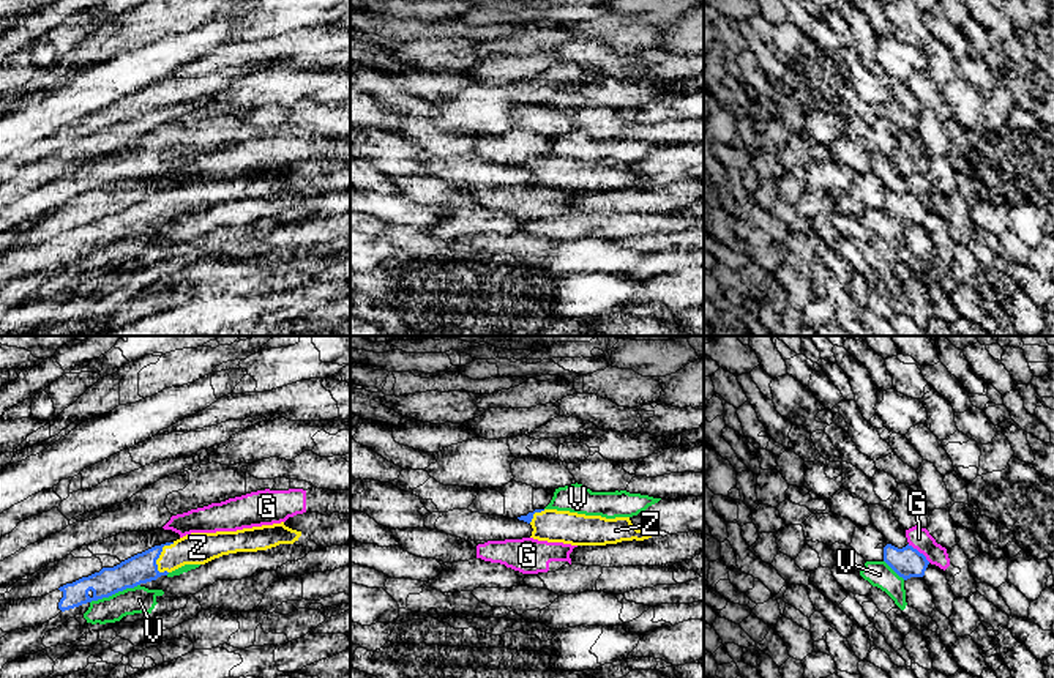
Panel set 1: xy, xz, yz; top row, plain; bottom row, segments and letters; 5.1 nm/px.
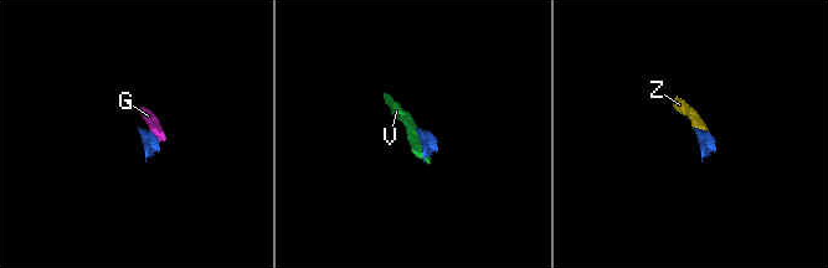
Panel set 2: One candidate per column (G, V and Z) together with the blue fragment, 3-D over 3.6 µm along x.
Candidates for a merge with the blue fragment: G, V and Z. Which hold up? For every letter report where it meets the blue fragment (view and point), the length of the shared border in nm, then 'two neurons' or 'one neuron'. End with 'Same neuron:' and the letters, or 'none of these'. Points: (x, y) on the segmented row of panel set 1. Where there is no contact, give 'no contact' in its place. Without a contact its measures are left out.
G: yz (917, 551) | 150 nm | two neurons
V: xy (114, 593) | 280 nm | two neurons
Z: xy (160, 554) | 180 nm | one neuron
Same neuron: Z

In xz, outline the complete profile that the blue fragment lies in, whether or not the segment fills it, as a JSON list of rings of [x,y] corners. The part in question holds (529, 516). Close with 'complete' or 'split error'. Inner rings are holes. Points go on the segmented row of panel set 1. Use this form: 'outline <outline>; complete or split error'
outline [[[535,509],[518,519],[532,525],[530,538],[571,546],[606,546],[653,536],[650,531],[637,530],[630,517],[606,519],[570,511]]]; split error

